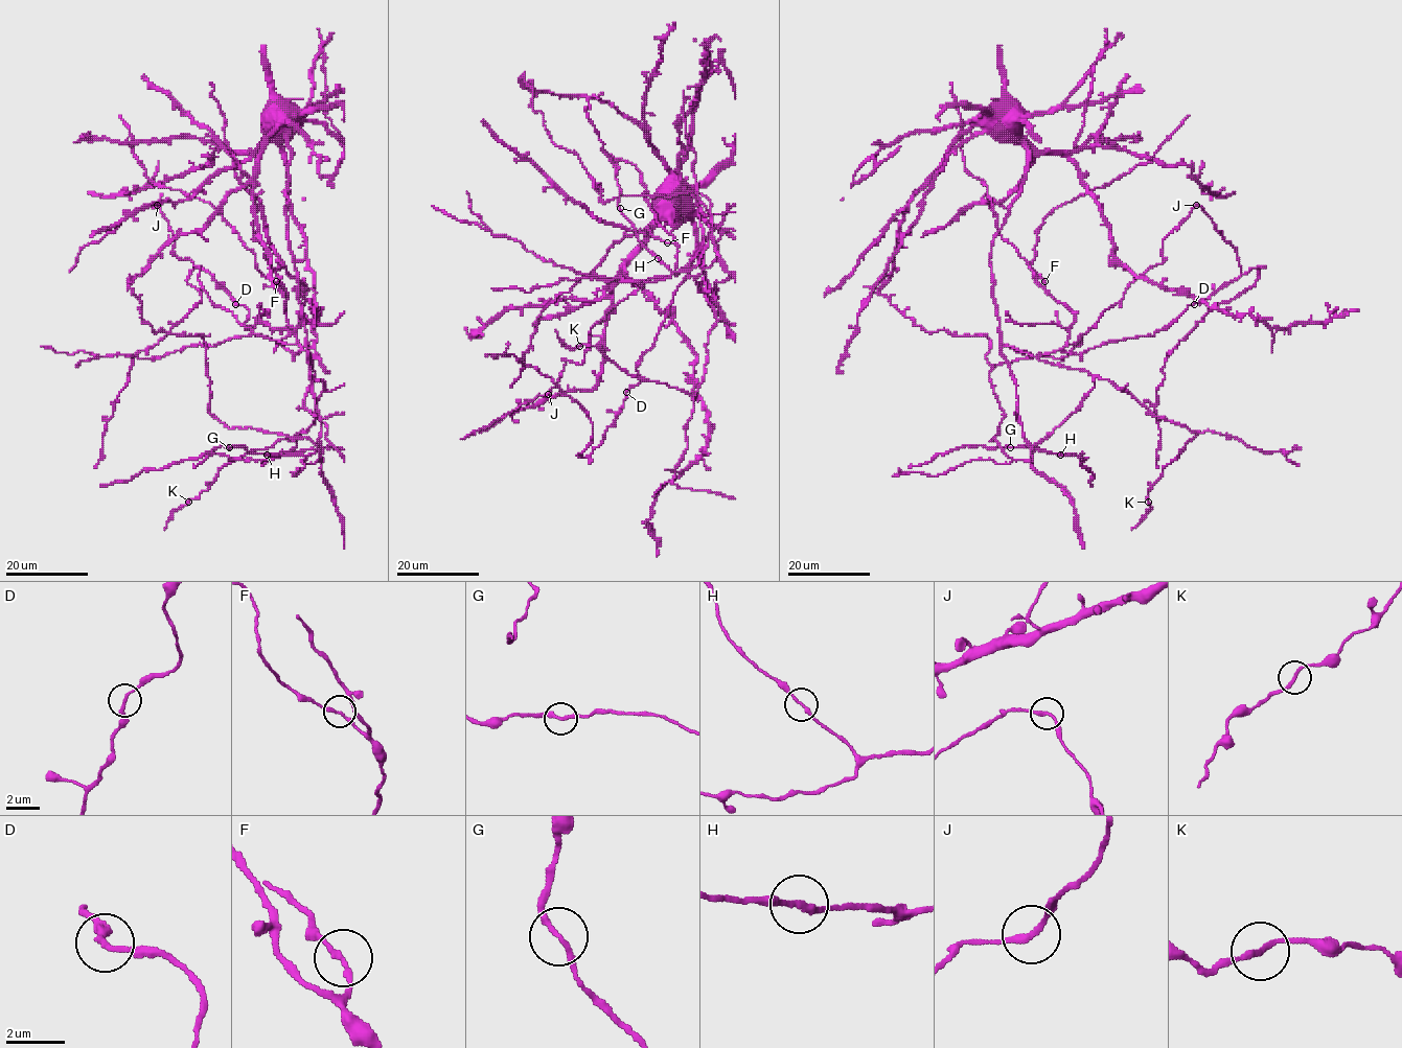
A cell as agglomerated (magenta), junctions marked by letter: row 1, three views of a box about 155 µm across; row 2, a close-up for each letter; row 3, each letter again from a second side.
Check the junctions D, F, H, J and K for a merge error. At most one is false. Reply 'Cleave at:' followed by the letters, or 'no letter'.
Cleave at: no letter

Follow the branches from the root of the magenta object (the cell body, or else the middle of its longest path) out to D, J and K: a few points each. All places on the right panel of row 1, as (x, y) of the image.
D: (1001, 119), (1028, 152), (1021, 192), (990, 255), (1003, 344), (1034, 356), (1082, 354), (1151, 336), (1194, 303)
J: (1001, 119), (1028, 152), (990, 255), (1005, 345), (1040, 356), (1077, 342), (1166, 259), (1163, 239), (1196, 205)
K: (1001, 119), (1028, 165), (990, 255), (1000, 341), (1108, 379), (1197, 434), (1164, 466), (1148, 502)

